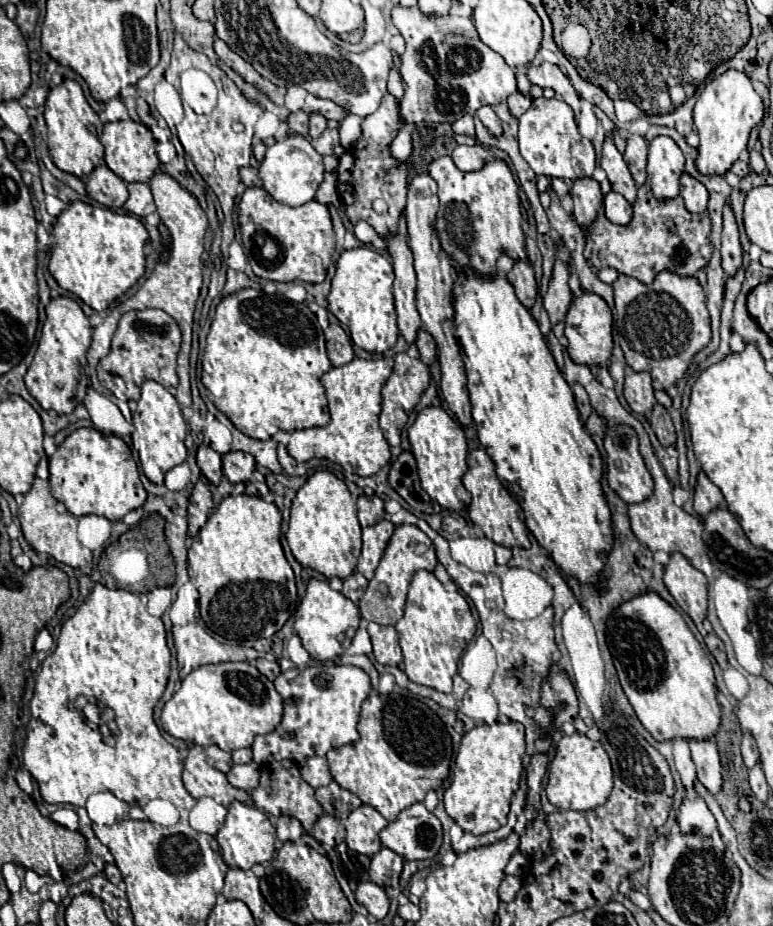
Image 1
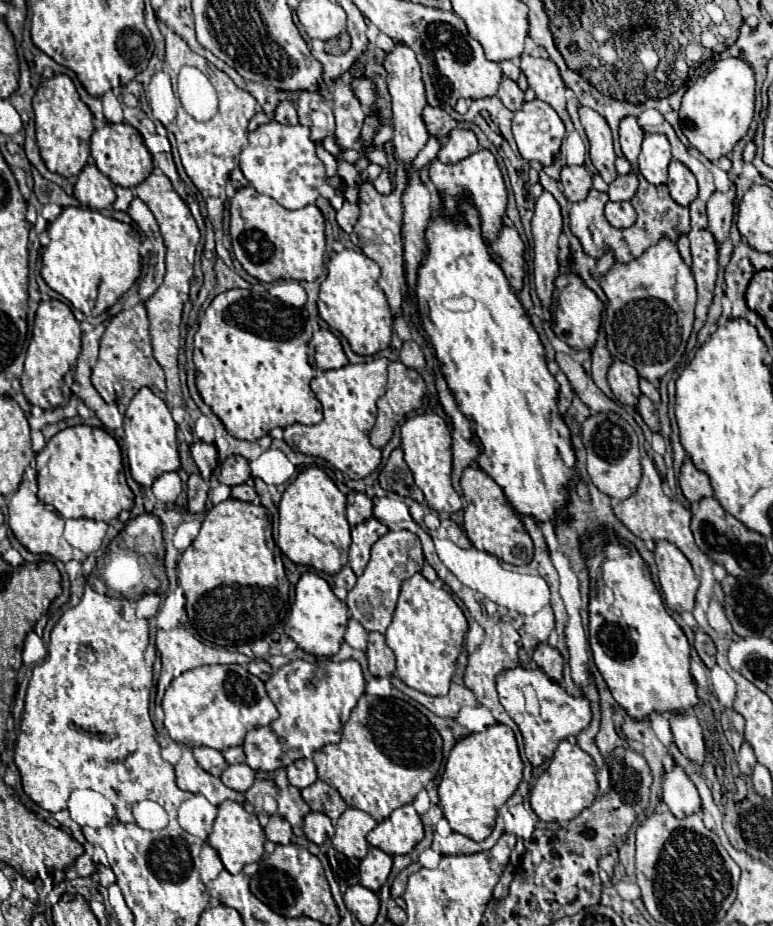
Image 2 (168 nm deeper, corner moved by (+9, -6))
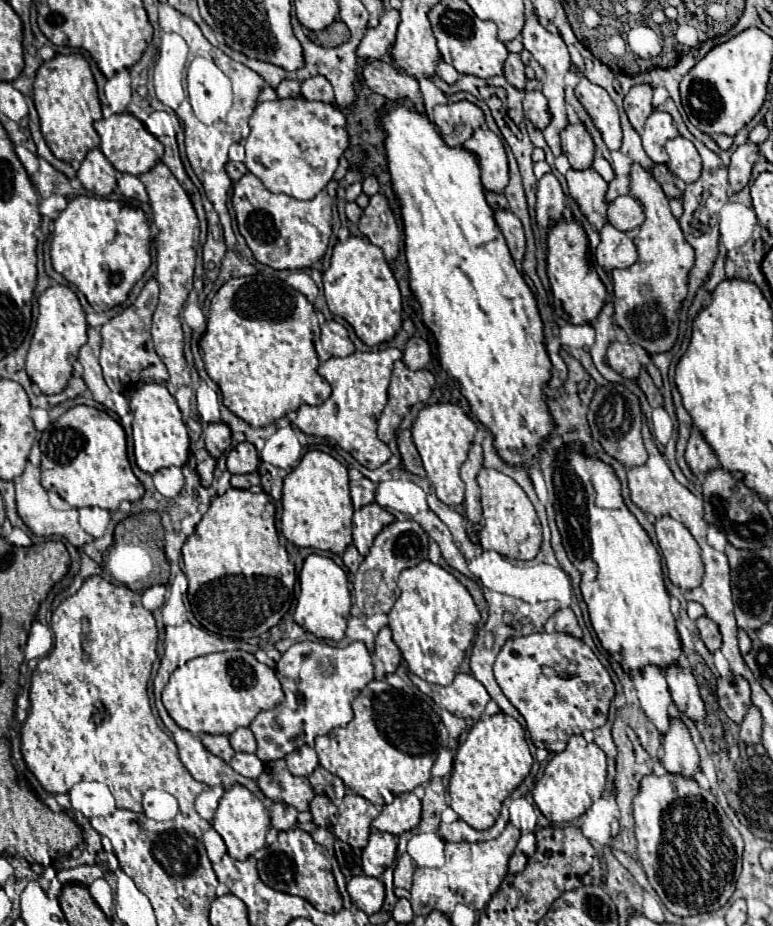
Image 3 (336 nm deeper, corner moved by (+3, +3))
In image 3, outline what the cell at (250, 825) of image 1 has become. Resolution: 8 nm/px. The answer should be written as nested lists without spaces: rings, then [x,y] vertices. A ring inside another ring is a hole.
[[[234,784],[220,798],[212,826],[226,842],[228,854],[236,860],[246,860],[256,850],[266,846],[266,832],[270,828],[270,816],[268,816],[268,810],[262,806],[262,802],[248,788],[244,788],[242,784]]]

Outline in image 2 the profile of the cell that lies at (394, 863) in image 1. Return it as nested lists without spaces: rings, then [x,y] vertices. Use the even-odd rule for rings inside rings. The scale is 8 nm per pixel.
[[[370,847],[368,855],[360,863],[360,883],[366,889],[378,893],[380,887],[386,883],[390,869],[392,869],[392,857],[376,847]]]

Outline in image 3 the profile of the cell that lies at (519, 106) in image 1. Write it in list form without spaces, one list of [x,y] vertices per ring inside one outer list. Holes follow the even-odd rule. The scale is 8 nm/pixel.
[[[514,52],[508,54],[504,62],[504,76],[512,86],[516,86],[518,90],[524,90],[526,76],[524,76],[524,64],[520,60],[520,54],[514,54]]]

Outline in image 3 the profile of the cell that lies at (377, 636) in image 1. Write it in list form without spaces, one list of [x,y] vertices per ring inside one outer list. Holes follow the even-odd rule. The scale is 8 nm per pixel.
[[[382,628],[376,636],[376,650],[372,653],[372,661],[374,664],[375,675],[377,678],[385,677],[386,674],[396,672],[396,668],[400,666],[402,654],[398,650],[398,646],[392,640],[392,632],[390,628]]]

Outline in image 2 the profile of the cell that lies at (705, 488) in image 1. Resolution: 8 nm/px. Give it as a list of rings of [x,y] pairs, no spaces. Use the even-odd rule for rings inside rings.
[[[690,459],[684,461],[682,465],[682,473],[680,473],[680,489],[684,493],[684,497],[690,503],[698,503],[704,497],[712,497],[712,487],[708,481],[708,475],[704,475],[702,471],[698,471]]]

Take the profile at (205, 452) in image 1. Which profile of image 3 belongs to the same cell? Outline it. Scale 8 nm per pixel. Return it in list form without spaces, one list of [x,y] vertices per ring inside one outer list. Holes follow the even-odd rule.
[[[224,422],[208,424],[204,430],[204,442],[206,442],[206,450],[214,458],[220,458],[220,454],[230,446],[230,428]]]

